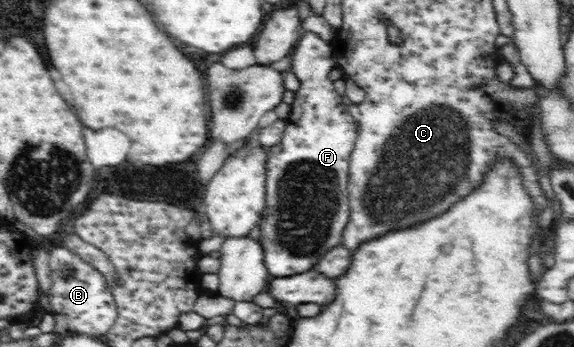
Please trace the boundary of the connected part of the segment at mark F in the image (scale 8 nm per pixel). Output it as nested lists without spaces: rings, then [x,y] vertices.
[[[305,31],[295,47],[295,51],[292,55],[292,65],[289,69],[291,72],[293,72],[293,74],[295,74],[295,76],[297,76],[297,79],[299,79],[300,89],[295,91],[296,98],[292,104],[290,118],[286,119],[286,127],[281,142],[267,149],[267,153],[269,153],[269,164],[267,164],[266,174],[266,210],[262,214],[262,219],[258,225],[261,230],[260,237],[262,238],[262,246],[266,252],[266,266],[272,277],[293,277],[299,274],[307,273],[311,270],[316,270],[318,268],[319,259],[323,258],[323,254],[327,254],[328,250],[334,249],[337,245],[342,244],[342,234],[347,224],[350,222],[348,178],[350,154],[354,149],[357,140],[357,133],[355,120],[348,109],[348,102],[345,98],[337,93],[333,82],[329,80],[329,72],[331,72],[331,69],[334,67],[336,67],[336,62],[334,56],[332,55],[331,44],[329,44],[327,41],[323,41],[323,39],[321,39],[315,33]]]

